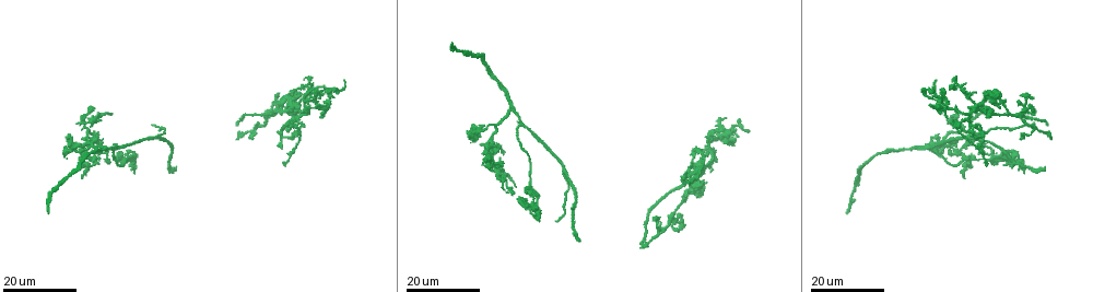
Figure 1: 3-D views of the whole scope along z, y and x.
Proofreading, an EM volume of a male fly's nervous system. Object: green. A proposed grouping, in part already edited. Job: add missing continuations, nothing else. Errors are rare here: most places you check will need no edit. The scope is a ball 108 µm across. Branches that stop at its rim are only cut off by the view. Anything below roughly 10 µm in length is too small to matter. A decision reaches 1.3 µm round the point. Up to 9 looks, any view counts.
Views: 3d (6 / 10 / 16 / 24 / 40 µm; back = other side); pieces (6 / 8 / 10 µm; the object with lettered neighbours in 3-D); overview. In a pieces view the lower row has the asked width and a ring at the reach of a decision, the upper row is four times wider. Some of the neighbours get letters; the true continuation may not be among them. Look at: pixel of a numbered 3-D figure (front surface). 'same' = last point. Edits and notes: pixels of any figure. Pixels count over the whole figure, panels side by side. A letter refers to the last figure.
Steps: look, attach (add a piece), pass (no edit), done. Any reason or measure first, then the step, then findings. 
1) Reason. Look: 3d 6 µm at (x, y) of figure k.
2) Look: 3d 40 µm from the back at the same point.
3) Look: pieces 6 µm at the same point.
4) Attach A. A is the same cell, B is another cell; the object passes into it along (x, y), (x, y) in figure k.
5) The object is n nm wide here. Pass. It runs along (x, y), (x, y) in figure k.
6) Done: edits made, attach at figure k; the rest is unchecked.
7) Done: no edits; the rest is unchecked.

An open end. Look: 3d 24 µm at (682, 218) of figure 1.

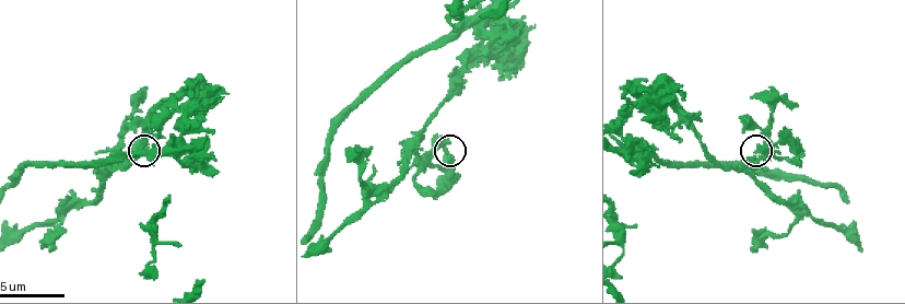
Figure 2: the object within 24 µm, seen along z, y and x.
Look: pieces 6 µm at (445, 150) of figure 2.

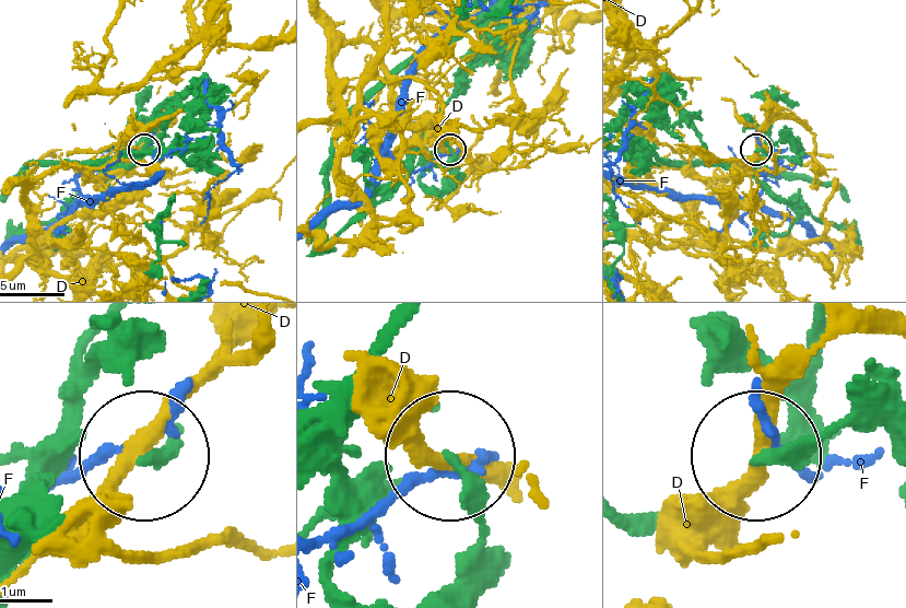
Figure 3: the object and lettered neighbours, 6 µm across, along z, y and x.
Pass. D and F are other cells; it runs along (446, 589), (485, 524), (450, 463) in figure 3; none of them fits.

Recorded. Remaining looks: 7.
Free end. Look: pieces 6 µm at (751, 247) of figure 2.

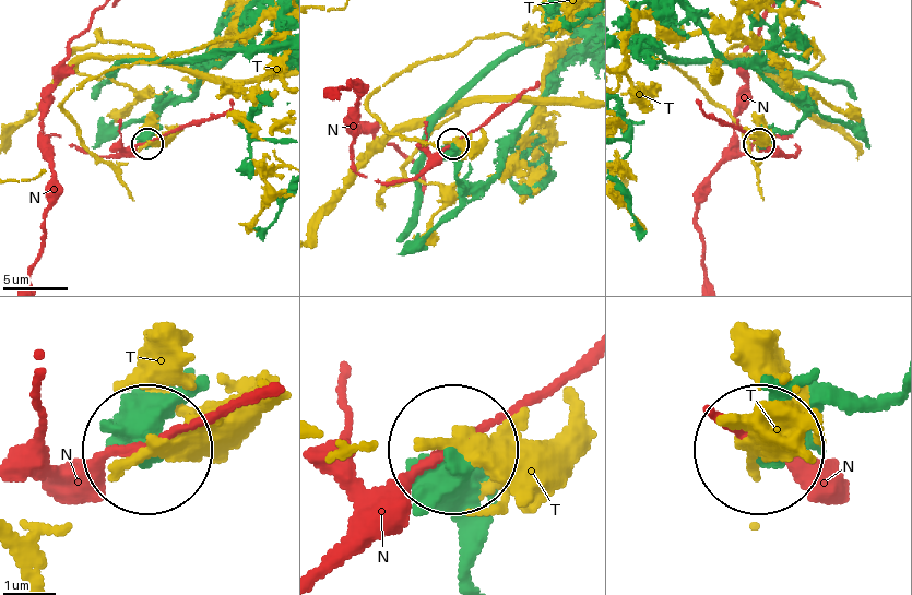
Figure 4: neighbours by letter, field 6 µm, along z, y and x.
Pass. N and T are other cells; none of them fits.

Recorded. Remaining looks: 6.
Branch stops here. Look: 3d 16 µm at (283, 163) of figure 1.

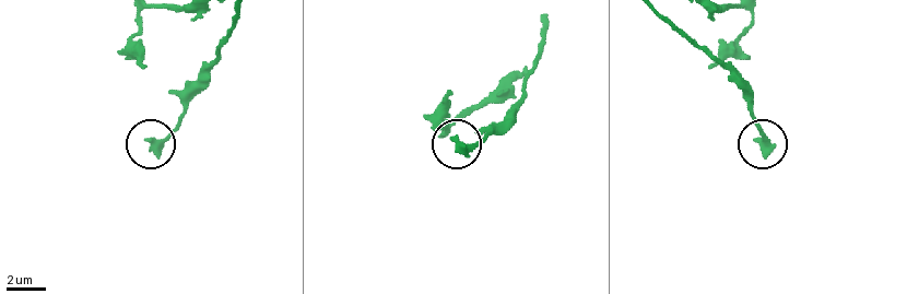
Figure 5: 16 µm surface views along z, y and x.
What lies round it. Look: pieces 8 µm at (767, 156) of figure 5.

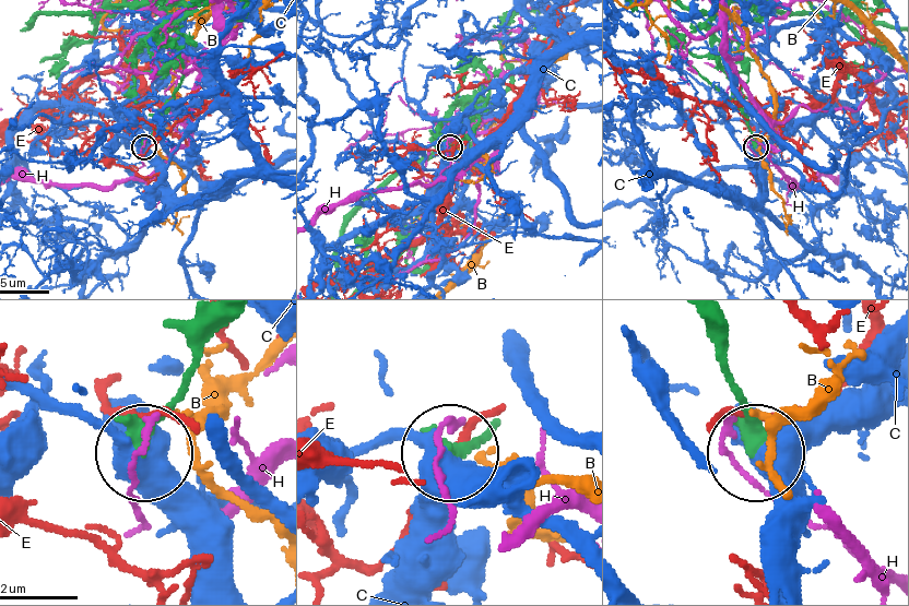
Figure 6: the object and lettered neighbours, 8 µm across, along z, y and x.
The object is 270 nm wide here. Pass. B, C, E and H are other cells; no lettered piece goes on from it.

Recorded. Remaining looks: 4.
Free end. Look: 3d 24 µm at (954, 106) of figure 1.

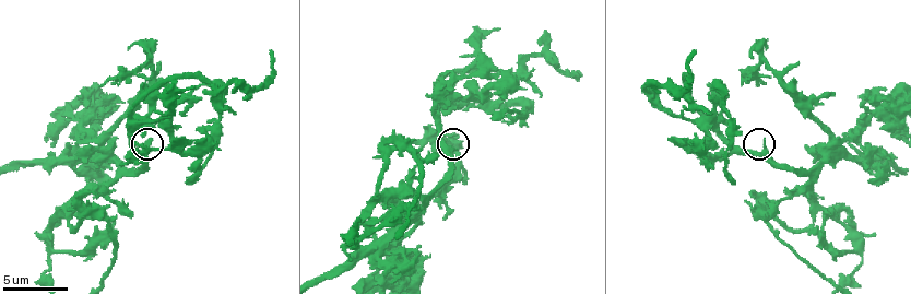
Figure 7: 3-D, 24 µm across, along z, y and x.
What lies round it. Look: pieces 10 µm at (456, 149) of figure 7.

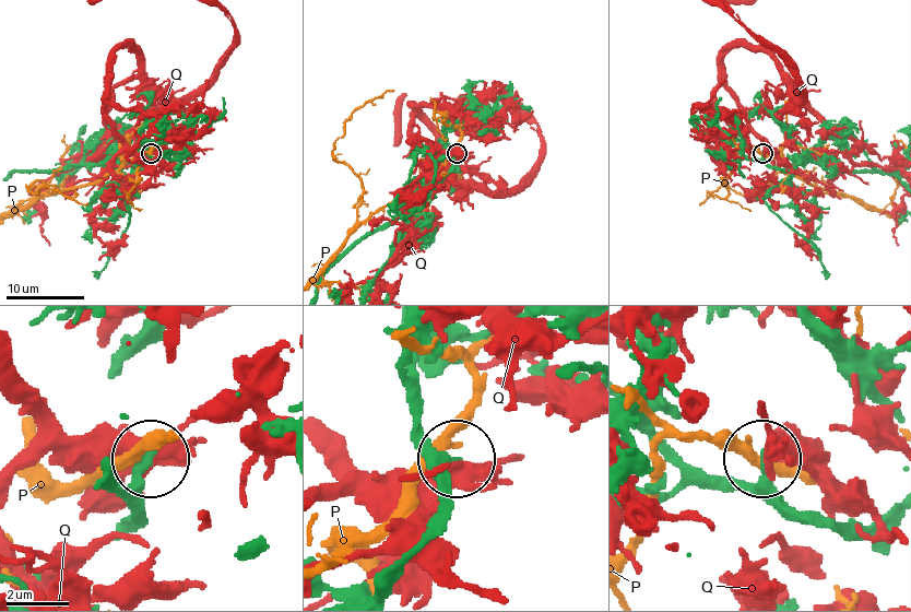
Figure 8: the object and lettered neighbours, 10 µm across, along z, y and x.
The object is 200 nm wide here. Pass. P and Q are other cells; none of them fits.

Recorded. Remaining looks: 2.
Done: no edits; the rest is unchecked.

